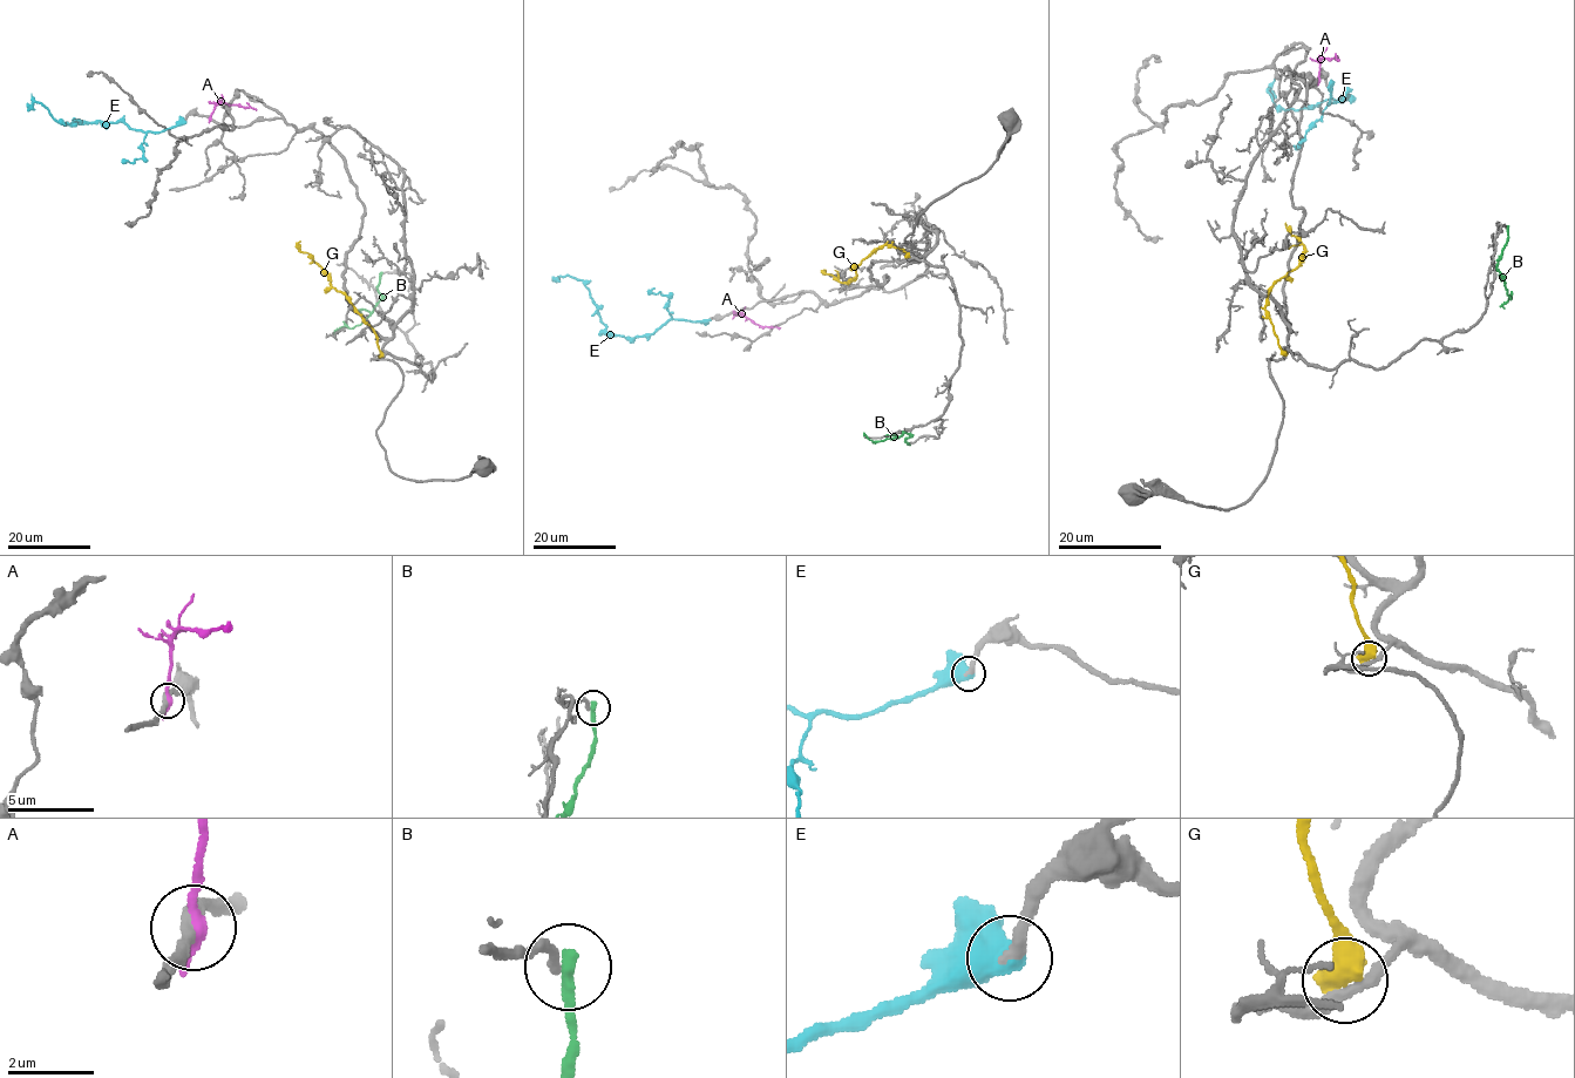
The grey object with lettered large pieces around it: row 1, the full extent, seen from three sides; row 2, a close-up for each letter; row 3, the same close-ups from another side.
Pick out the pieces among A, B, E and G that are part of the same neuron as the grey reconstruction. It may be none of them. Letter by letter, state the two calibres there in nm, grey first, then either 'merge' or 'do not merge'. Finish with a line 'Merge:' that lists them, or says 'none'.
A: 340 nm thick on the grey side, 380 nm on the other; do not merge
B: 200 nm thick on the grey side, 340 nm on the other; do not merge
E: 280 nm thick on the grey side, 650 nm on the other; merge
G: 260 nm thick on the grey side, 750 nm on the other; do not merge
Merge: E

